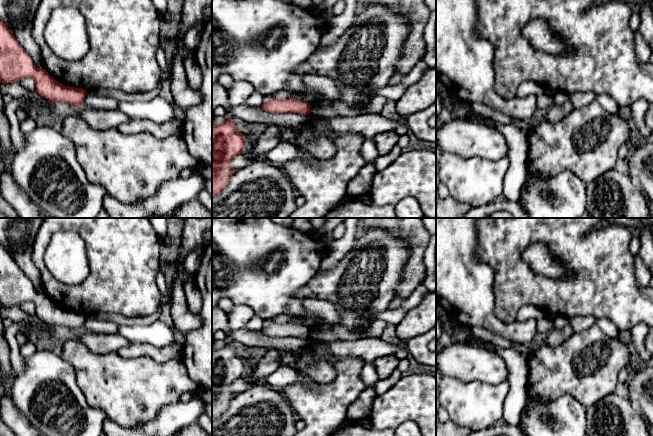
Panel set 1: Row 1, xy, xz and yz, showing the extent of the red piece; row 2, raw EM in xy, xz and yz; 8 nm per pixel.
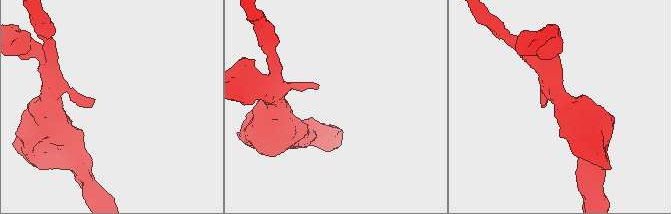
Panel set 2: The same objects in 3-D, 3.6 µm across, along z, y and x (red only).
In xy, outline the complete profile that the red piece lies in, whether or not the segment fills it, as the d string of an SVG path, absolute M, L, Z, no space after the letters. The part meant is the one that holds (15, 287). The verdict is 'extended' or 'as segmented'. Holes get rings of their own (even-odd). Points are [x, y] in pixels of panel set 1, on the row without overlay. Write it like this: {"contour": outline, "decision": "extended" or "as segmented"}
{"contour": "M0 244L0 305L13 307L25 301L32 301L36 307L35 316L54 327L63 326L79 331L87 319L86 314L65 310L45 293L38 292L13 256Z", "decision": "as segmented"}

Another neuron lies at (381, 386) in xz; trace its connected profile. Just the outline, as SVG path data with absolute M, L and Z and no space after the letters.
M396 369L388 378L379 379L374 384L374 391L377 395L382 395L393 387L402 378L402 372Z

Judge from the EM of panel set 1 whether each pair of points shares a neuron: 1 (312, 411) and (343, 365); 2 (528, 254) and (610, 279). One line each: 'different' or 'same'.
1: same
2: different

